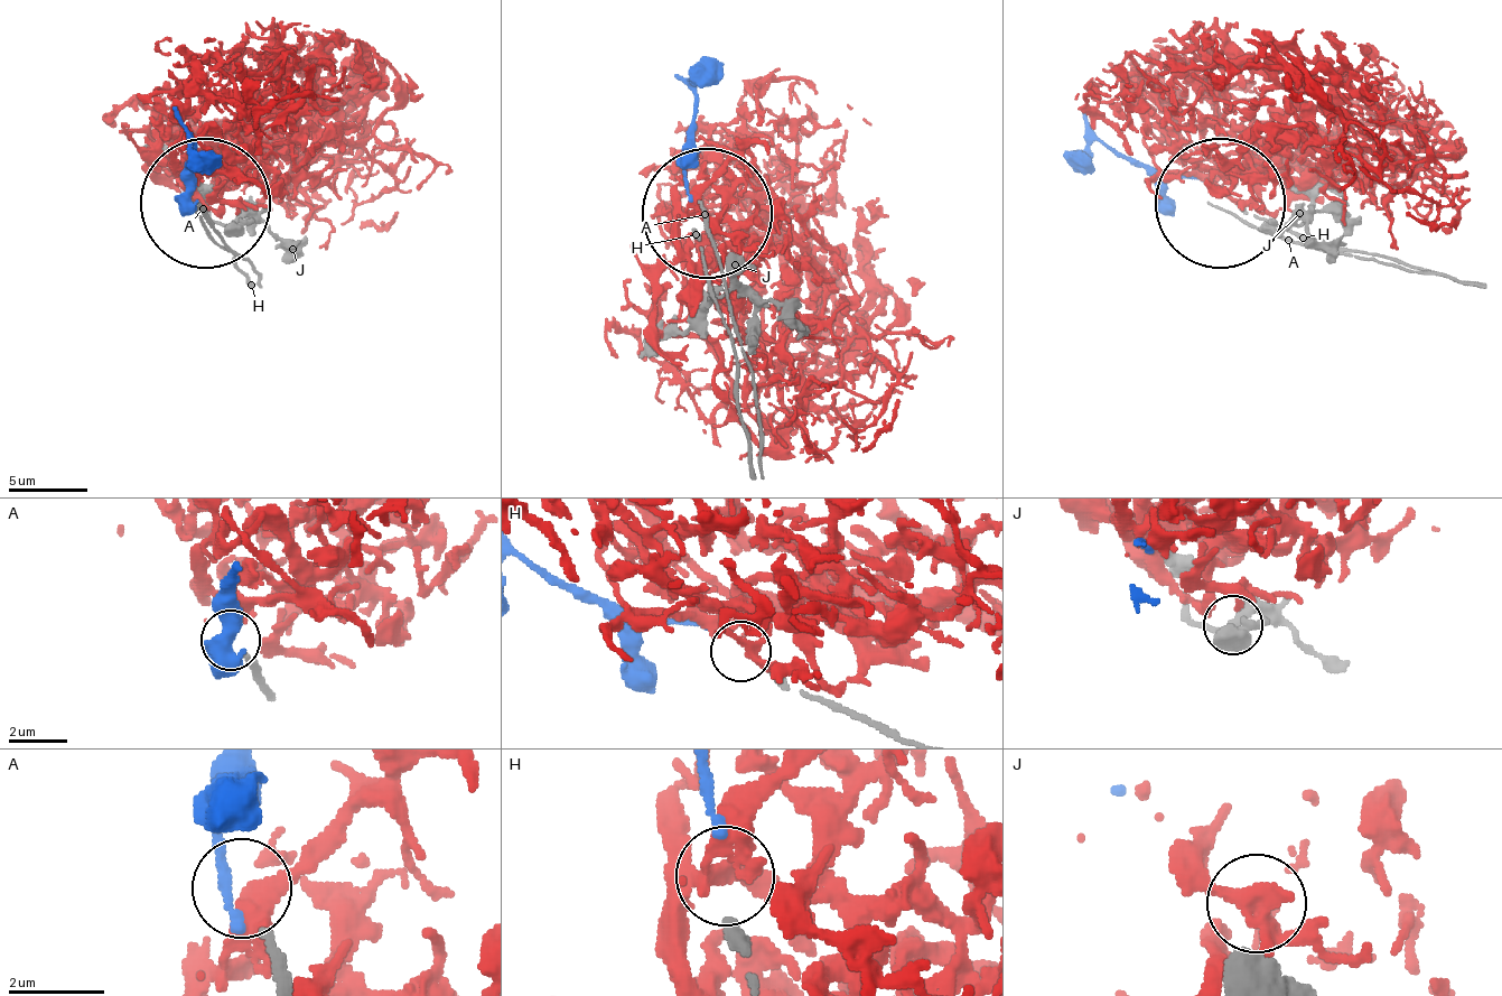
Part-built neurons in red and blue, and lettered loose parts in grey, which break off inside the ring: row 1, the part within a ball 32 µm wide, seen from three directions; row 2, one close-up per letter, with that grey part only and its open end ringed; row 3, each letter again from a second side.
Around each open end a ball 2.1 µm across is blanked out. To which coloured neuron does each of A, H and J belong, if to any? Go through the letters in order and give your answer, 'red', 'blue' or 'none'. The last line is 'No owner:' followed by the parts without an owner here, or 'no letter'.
A: none
H: blue
J: none
No owner: A, J

